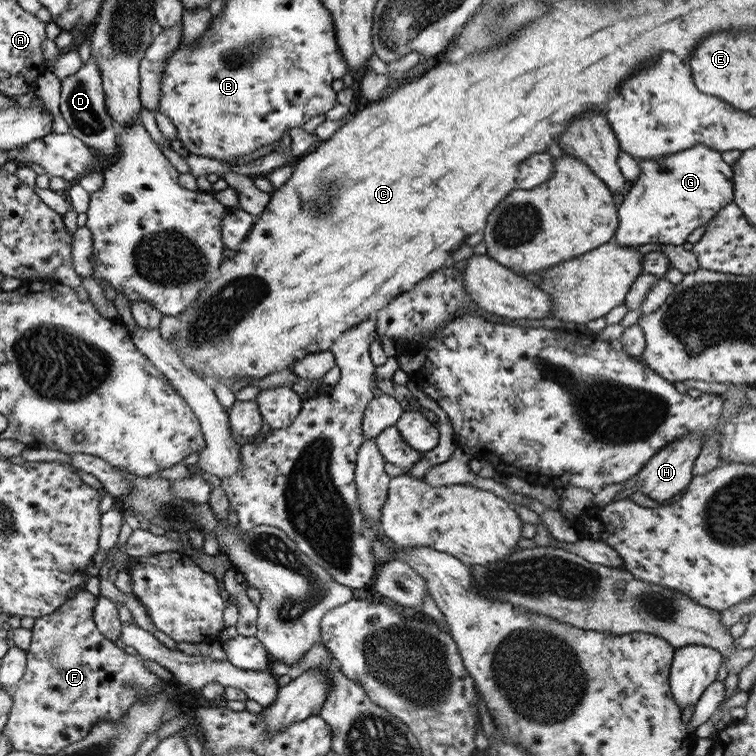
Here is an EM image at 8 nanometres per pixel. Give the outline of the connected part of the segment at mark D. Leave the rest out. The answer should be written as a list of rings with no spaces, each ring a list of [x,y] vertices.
[[[89,57],[72,75],[60,80],[59,110],[67,123],[67,132],[89,146],[97,157],[113,157],[117,153],[117,128],[105,111],[101,76],[95,58]]]

